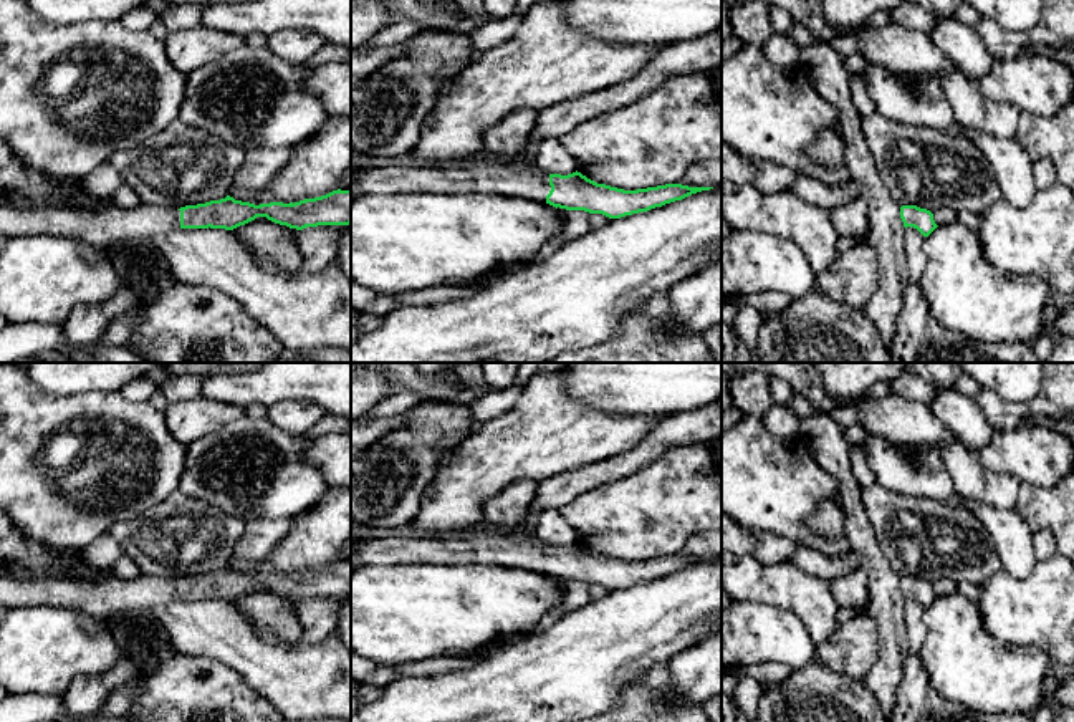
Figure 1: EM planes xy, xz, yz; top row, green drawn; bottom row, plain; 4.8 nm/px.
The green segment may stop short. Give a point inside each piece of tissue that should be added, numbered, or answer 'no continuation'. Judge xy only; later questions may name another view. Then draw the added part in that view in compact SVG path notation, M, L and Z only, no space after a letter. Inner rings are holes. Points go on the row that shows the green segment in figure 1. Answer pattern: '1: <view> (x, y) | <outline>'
1: xy (106, 227) | M0 204L0 243L25 235L76 238L96 248L142 247L159 233L180 229L179 207L139 204L131 209L104 205L96 210L20 209Z

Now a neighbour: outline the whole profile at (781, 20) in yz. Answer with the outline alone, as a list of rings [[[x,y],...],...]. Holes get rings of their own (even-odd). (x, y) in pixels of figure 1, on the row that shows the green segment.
[[[770,7],[770,18],[773,33],[784,35],[791,26],[791,15],[781,7]]]

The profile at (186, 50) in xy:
[[[195,26],[167,33],[164,50],[170,65],[187,76],[195,68],[210,63],[242,45],[245,45],[243,35]]]

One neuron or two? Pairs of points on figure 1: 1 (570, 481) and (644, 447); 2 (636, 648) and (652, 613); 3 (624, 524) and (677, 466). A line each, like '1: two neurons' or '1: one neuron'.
1: one neuron
2: one neuron
3: one neuron

